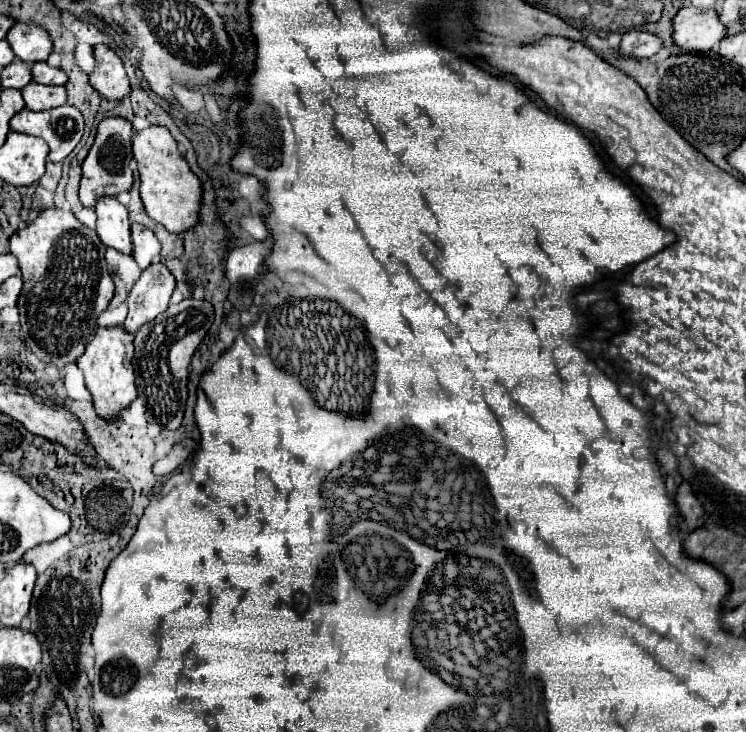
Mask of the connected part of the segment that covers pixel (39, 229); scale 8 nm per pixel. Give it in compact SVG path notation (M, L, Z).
M57 207L45 209L27 227L15 231L15 235L11 235L9 241L11 253L17 257L23 273L23 293L17 301L23 339L27 347L43 363L55 363L59 369L63 369L65 363L75 361L83 353L85 343L95 333L99 313L107 307L109 299L113 297L113 279L105 263L105 245L101 243L97 233L85 227L71 211L63 211Z

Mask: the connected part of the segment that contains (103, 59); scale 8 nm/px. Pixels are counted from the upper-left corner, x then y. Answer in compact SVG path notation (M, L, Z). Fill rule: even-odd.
M105 45L95 47L95 71L89 77L89 83L109 101L121 101L131 93L129 77L121 59Z

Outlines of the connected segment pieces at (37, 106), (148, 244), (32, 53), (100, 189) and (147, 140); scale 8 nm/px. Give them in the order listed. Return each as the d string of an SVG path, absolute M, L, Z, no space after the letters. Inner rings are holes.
M29 83L21 93L23 93L23 99L25 99L25 107L31 109L31 111L53 109L53 107L59 107L67 101L65 87Z
M141 223L131 225L131 235L133 235L133 259L139 263L141 269L145 269L157 259L161 243L155 237L155 233Z
M17 23L7 33L7 41L11 49L15 51L15 55L25 63L46 61L49 53L53 51L53 43L49 35L41 27L35 27L35 25Z
M107 117L97 127L95 143L83 161L83 179L79 189L79 199L83 207L95 207L101 197L117 197L123 191L129 191L133 185L133 171L129 169L131 161L131 137L133 125L123 117Z
M147 127L133 137L133 155L139 161L141 199L147 215L171 233L185 233L199 223L203 191L199 177L189 169L185 157L165 127Z

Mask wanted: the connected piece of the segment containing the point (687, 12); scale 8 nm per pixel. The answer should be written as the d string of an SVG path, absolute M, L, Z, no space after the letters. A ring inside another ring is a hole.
M679 9L671 25L675 45L685 51L711 51L725 35L725 27L713 9Z

